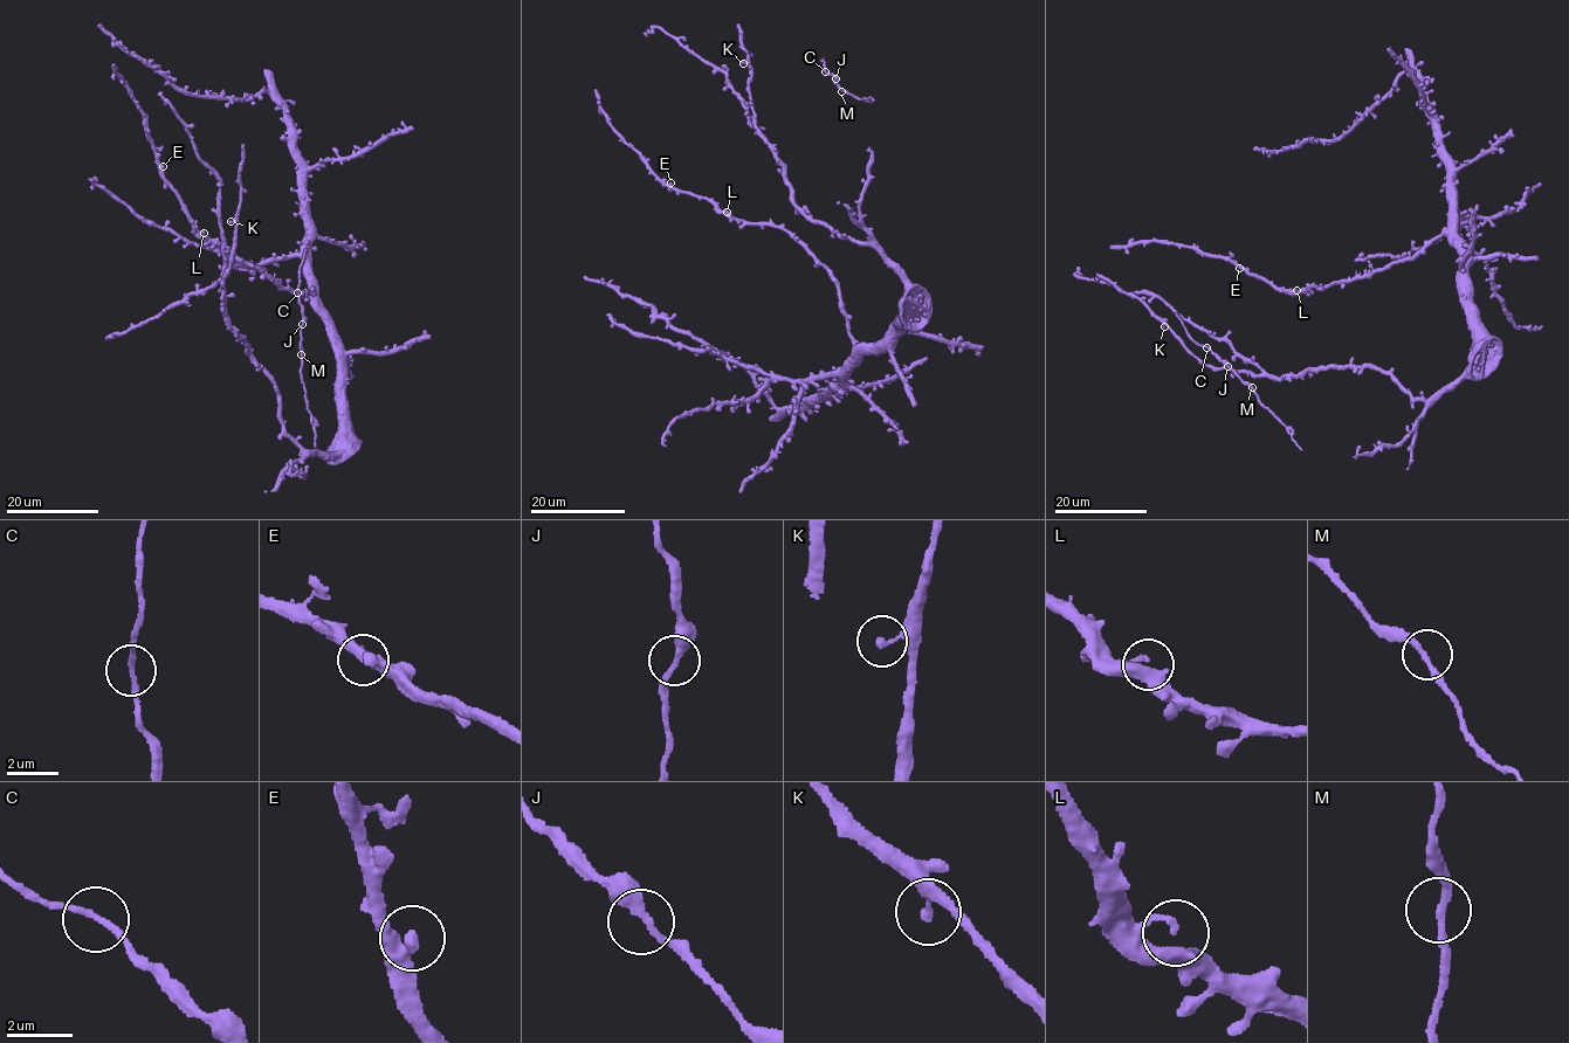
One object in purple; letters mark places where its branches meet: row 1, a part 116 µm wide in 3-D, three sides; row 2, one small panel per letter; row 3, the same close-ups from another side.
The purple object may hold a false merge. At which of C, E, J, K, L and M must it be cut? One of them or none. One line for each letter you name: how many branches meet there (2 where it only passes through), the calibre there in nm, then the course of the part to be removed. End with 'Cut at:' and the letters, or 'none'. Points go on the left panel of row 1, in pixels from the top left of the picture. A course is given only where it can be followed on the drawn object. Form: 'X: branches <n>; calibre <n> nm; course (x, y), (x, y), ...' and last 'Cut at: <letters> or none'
Cut at: none

